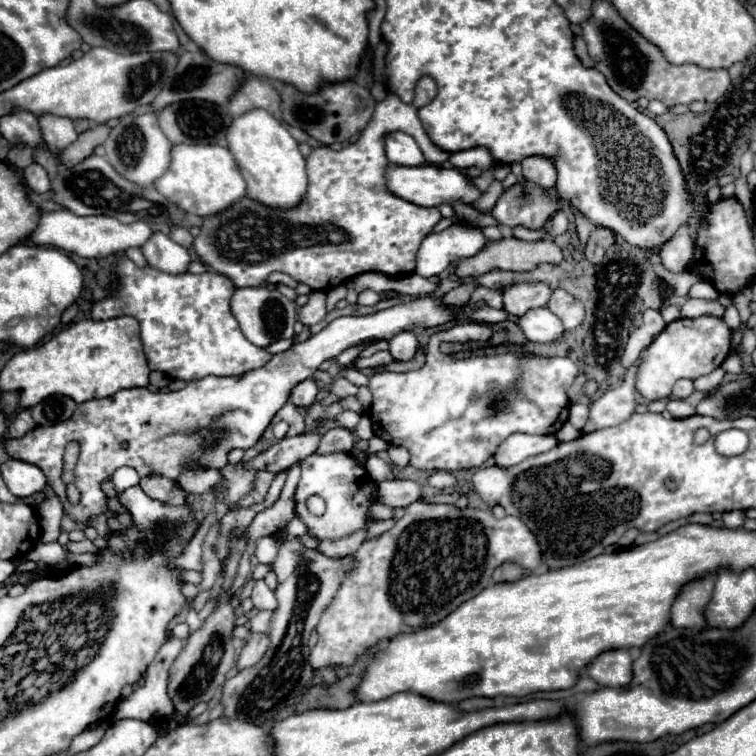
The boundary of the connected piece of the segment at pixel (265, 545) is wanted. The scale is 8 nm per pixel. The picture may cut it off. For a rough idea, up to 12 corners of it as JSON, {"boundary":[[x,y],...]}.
{"boundary":[[270,535],[258,537],[254,555],[270,565],[276,557],[276,545]]}

